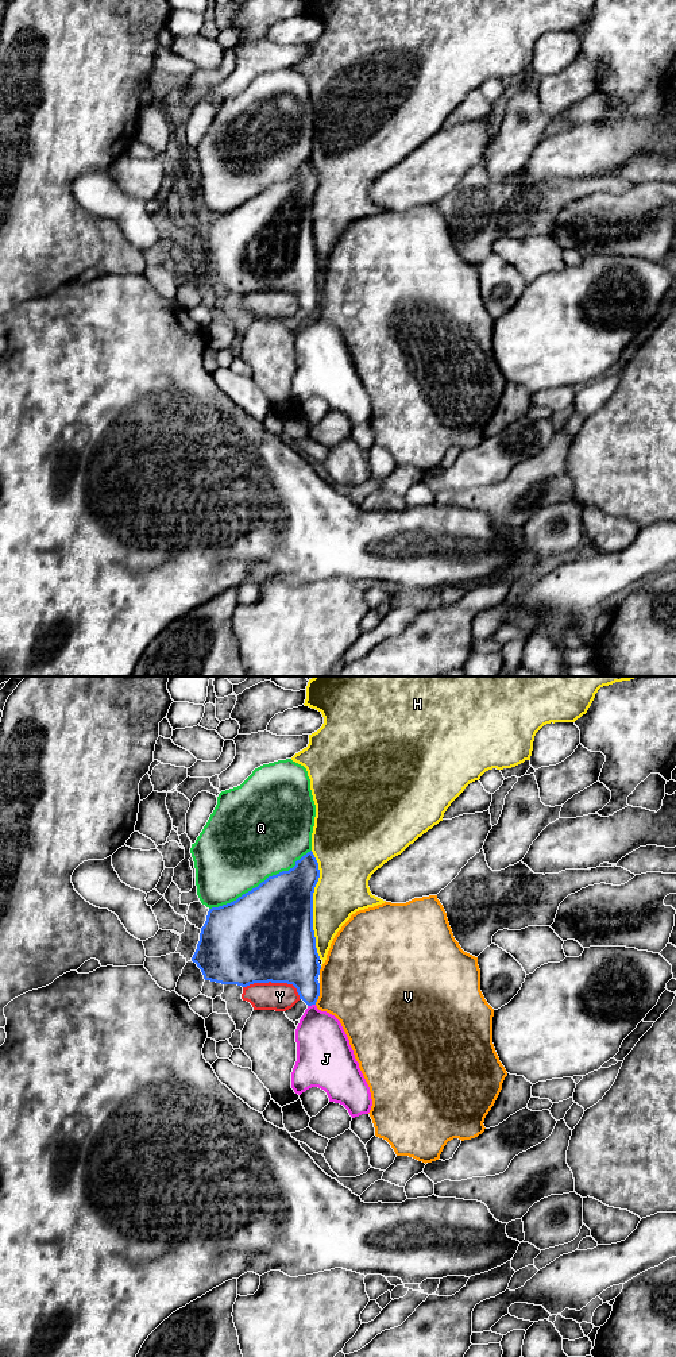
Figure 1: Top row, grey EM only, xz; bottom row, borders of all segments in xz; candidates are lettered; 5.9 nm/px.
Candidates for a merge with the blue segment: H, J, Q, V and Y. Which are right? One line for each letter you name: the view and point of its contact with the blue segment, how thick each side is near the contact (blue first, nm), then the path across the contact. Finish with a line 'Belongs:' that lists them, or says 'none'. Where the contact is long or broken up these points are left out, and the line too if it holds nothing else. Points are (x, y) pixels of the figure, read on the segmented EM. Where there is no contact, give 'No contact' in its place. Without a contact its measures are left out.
J: Touches blue at xz (311, 1005). Thickness 240 nm (blue) against 300 nm. Path across: xz (298, 966), (308, 986), (311, 1005), (321, 1043)
Belongs: J

